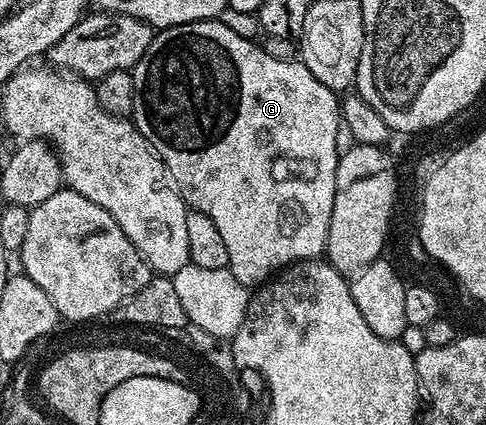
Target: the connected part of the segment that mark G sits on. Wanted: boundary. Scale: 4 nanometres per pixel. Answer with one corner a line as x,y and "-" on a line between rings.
222,19
214,20
198,20
197,22
189,22
188,24
178,24
172,28
164,28
156,31
151,37
151,45
149,50
145,50
145,54
136,62
131,77
133,78
133,86
135,87
135,110
133,113
133,123
139,133
154,146
155,152
161,159
163,165
167,167
167,175
171,177
183,201
187,204
188,209
205,214
209,218
213,218
213,222
217,225
217,231
220,232
221,238
225,241
225,247
229,250
229,262
227,267
231,269
233,278
237,278
237,282
248,286
258,286
264,282
270,281
280,270
294,266
298,260
314,260
322,257
327,251
327,235
329,234
329,218
333,214
333,198
335,197
335,175
337,174
337,166
339,165
340,152
337,150
337,126
341,122
341,100
336,93
331,92
328,86
323,86
321,82
313,76
307,69
305,63
298,60
282,60
279,56
274,56
271,52
266,52
263,48
258,48
251,40
246,40
241,33
235,28
230,28
227,24
222,24

